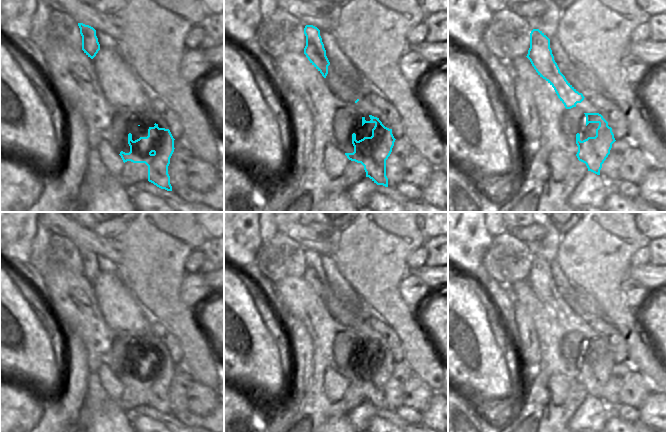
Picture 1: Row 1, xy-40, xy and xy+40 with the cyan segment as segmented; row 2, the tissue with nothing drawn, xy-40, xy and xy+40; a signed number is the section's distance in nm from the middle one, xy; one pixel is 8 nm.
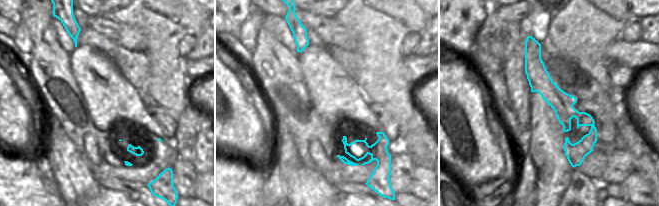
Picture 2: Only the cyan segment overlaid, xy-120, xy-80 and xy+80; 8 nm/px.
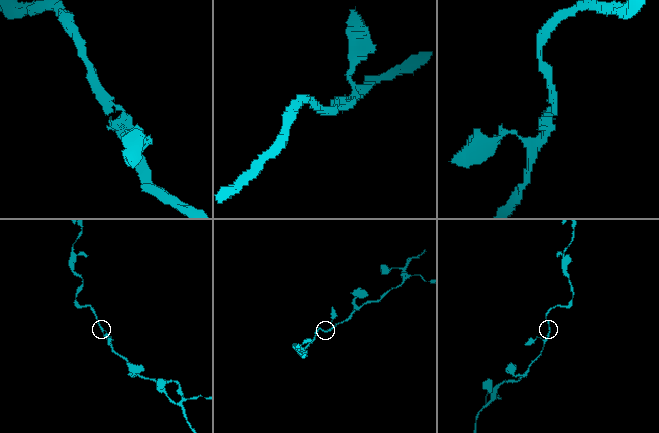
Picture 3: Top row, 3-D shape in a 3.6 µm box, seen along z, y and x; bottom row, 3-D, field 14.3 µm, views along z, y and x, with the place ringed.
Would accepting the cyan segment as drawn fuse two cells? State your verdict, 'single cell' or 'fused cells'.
single cell

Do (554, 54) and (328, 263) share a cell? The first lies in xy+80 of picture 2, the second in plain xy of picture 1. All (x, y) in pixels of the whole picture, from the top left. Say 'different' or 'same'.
different

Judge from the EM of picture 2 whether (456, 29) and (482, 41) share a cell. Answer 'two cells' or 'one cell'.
two cells

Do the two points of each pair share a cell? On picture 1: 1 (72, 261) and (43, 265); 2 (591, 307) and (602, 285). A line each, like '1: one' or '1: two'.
1: two
2: two

